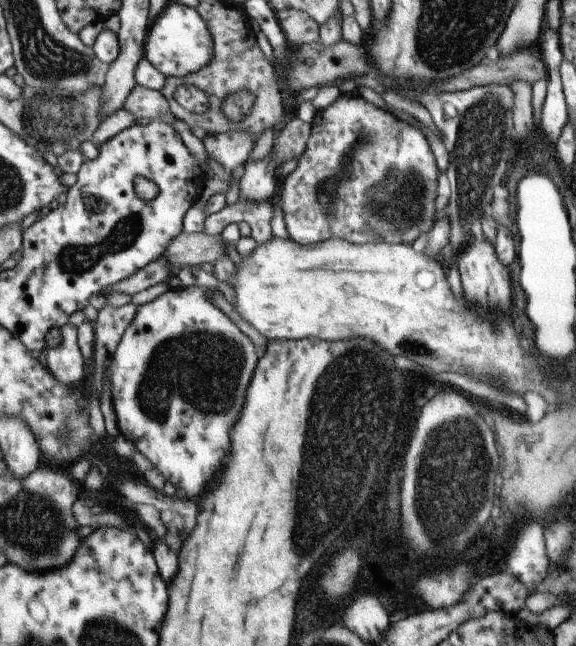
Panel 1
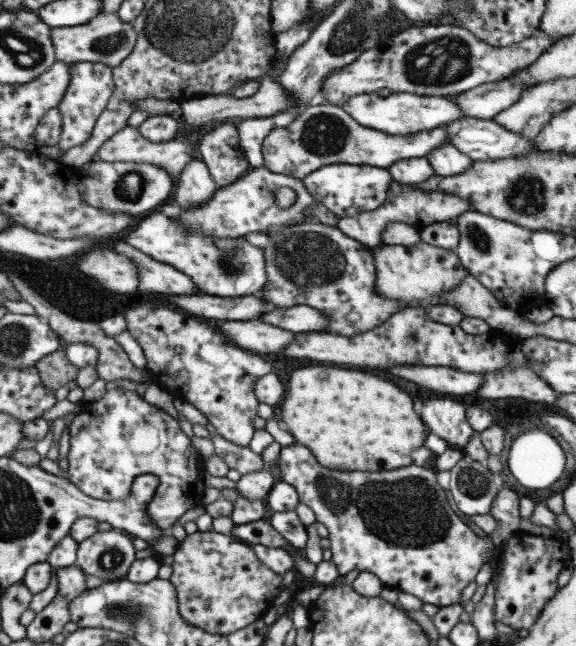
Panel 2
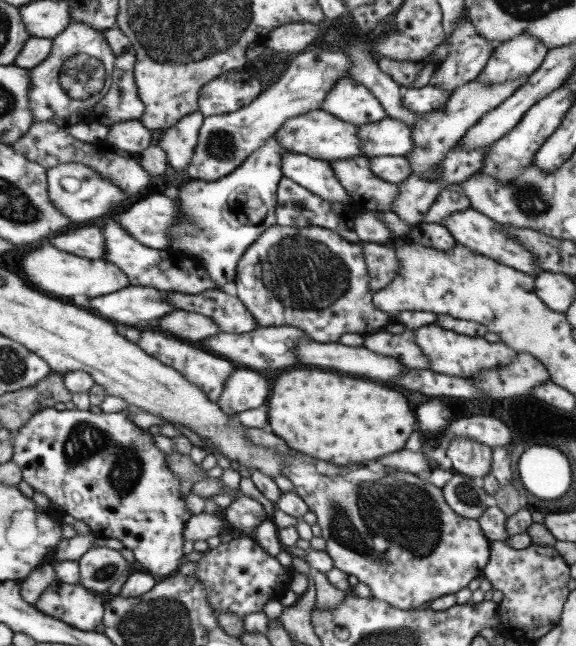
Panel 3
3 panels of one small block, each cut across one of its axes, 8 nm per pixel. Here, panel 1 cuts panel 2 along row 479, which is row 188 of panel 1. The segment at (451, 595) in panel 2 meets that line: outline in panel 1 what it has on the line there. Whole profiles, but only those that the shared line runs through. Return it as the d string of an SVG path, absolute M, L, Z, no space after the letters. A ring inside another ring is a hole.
M356 93L341 94L334 104L318 111L311 127L310 138L298 165L281 181L280 191L283 193L278 197L286 230L294 242L307 245L336 236L356 244L370 240L406 240L406 244L414 244L418 236L428 234L441 219L435 200L444 189L443 177L420 130L368 104Z

